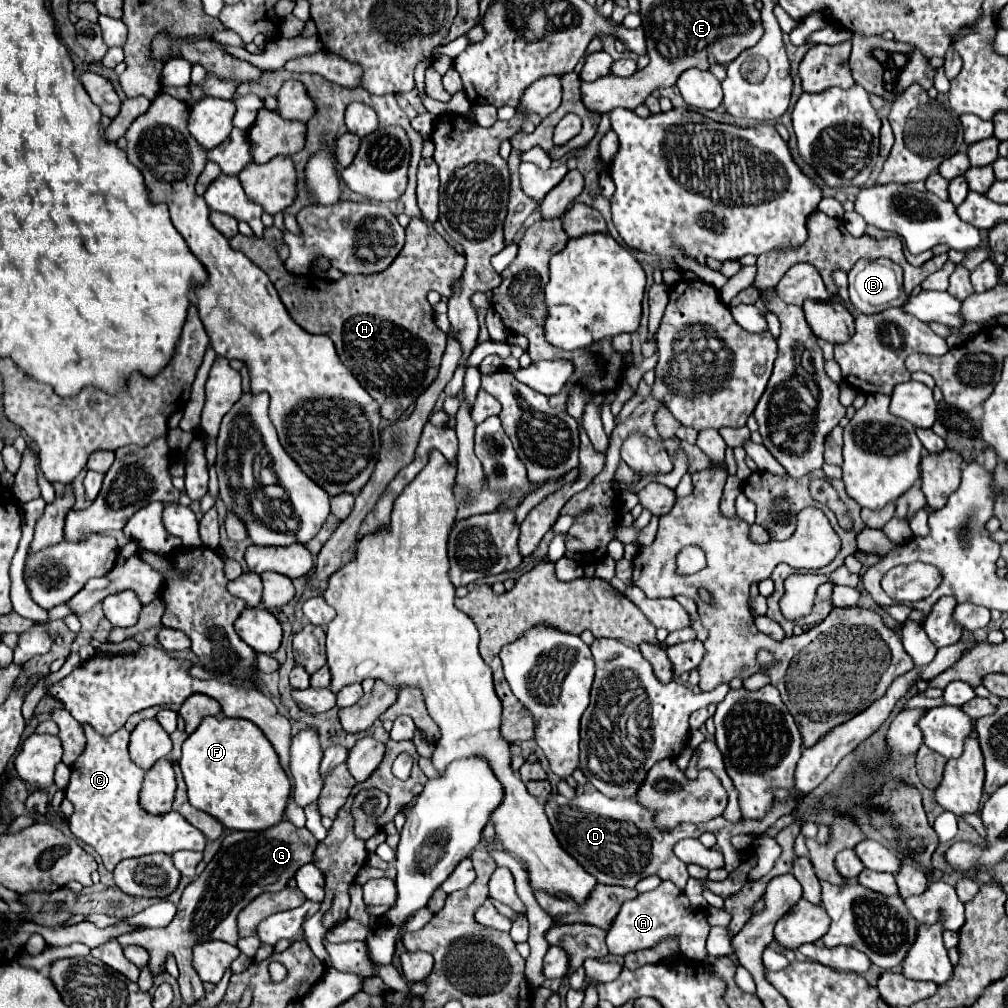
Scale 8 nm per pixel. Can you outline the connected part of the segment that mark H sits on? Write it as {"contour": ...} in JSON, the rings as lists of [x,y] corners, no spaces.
{"contour":[[[411,218],[409,226],[405,228],[405,246],[399,252],[399,256],[393,260],[389,268],[383,272],[377,272],[375,276],[343,276],[341,280],[333,282],[327,278],[319,278],[313,274],[295,276],[287,272],[285,264],[279,258],[277,244],[283,244],[283,234],[275,226],[265,228],[263,236],[243,236],[237,234],[231,238],[231,246],[239,252],[245,252],[245,256],[255,262],[259,268],[267,272],[273,286],[279,292],[281,302],[285,304],[291,318],[309,332],[325,332],[341,358],[341,362],[351,370],[351,374],[359,380],[359,384],[375,398],[375,402],[381,406],[381,416],[395,422],[397,416],[401,416],[409,404],[413,404],[437,376],[441,356],[445,352],[445,340],[447,334],[441,332],[435,326],[431,304],[427,302],[427,292],[437,290],[439,294],[449,294],[453,282],[461,276],[465,268],[465,256],[459,254],[455,248],[451,248],[433,226],[427,226],[421,218]]]}

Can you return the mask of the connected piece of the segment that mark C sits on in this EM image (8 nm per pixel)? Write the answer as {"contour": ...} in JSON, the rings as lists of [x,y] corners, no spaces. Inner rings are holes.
{"contour":[[[83,724],[87,748],[71,764],[71,778],[65,788],[65,798],[75,806],[69,818],[71,832],[95,848],[107,870],[113,870],[121,860],[145,856],[153,852],[175,854],[179,850],[203,850],[207,838],[197,828],[191,828],[179,812],[167,812],[165,816],[151,816],[139,806],[139,790],[143,782],[143,770],[129,758],[127,744],[129,732],[121,728],[107,740],[93,734],[89,724]]]}

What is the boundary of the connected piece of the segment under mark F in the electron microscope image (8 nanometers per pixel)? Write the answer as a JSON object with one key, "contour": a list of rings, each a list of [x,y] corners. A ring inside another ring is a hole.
{"contour":[[[207,716],[199,724],[199,728],[183,742],[183,756],[179,760],[189,802],[215,816],[225,828],[231,830],[267,830],[283,820],[283,810],[287,804],[287,798],[291,794],[291,782],[287,774],[283,772],[277,752],[273,750],[271,742],[265,738],[265,734],[243,718],[227,718],[227,716]]]}

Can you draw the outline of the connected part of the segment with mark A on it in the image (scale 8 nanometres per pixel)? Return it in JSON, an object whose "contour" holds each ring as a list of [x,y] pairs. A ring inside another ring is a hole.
{"contour":[[[661,882],[659,888],[651,892],[643,892],[633,900],[625,900],[619,914],[617,922],[609,926],[607,930],[607,946],[611,954],[629,954],[637,950],[647,950],[657,946],[661,940],[677,940],[679,942],[679,954],[687,956],[689,960],[701,962],[707,952],[705,952],[705,940],[709,936],[709,922],[705,918],[705,912],[701,908],[693,908],[683,890],[675,888],[675,884]]]}

